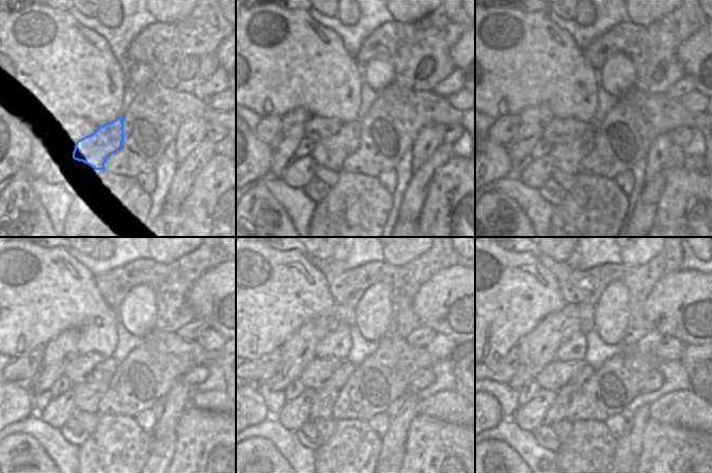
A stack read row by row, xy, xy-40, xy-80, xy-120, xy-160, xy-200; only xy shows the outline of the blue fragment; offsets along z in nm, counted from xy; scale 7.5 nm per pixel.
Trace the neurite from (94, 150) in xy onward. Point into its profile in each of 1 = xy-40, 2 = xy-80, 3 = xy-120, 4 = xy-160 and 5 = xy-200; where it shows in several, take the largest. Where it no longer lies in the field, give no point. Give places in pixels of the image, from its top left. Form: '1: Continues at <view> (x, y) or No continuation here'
1: Continues at xy-40 (331, 152)
2: Continues at xy-80 (567, 157)
3: Continues at xy-120 (88, 396)
4: Continues at xy-160 (323, 401)
5: Continues at xy-200 (557, 411)

